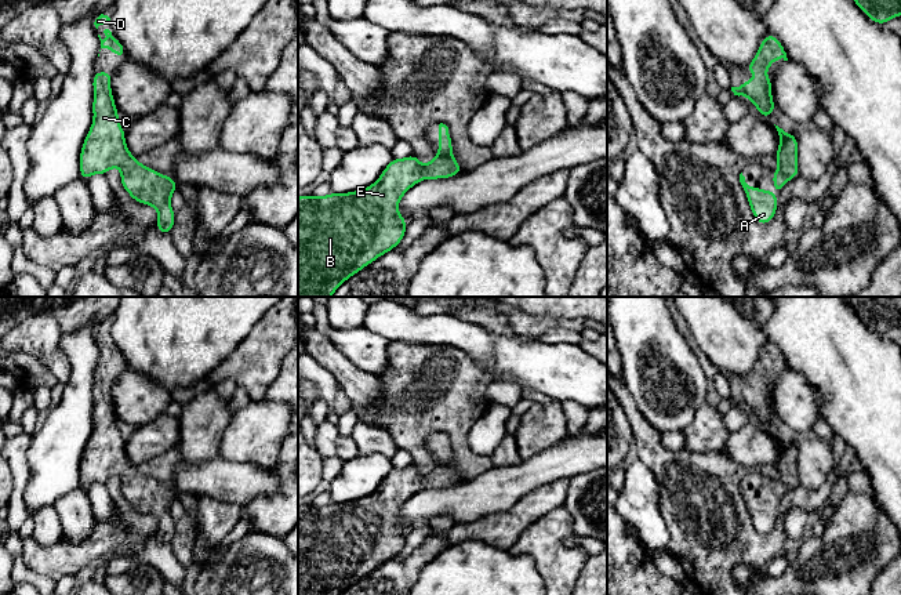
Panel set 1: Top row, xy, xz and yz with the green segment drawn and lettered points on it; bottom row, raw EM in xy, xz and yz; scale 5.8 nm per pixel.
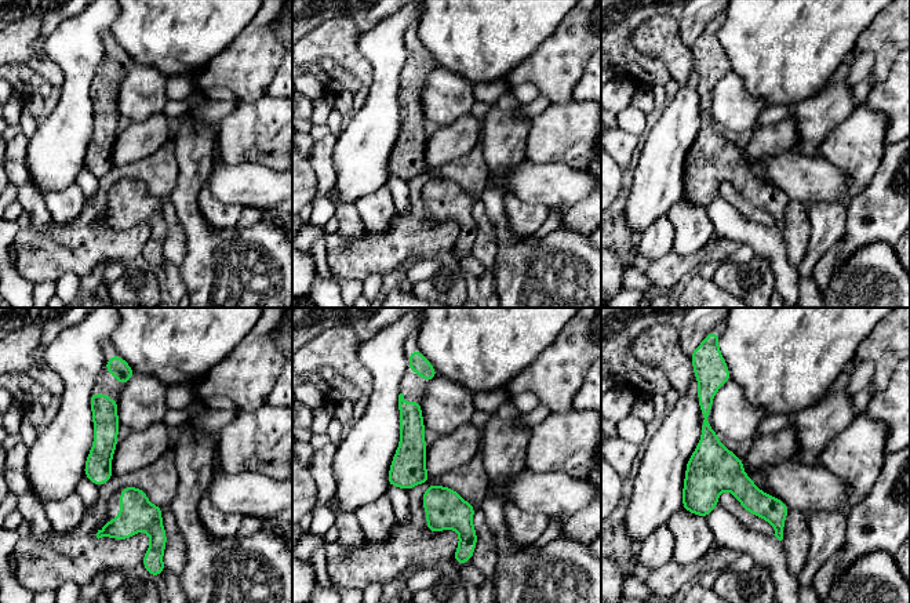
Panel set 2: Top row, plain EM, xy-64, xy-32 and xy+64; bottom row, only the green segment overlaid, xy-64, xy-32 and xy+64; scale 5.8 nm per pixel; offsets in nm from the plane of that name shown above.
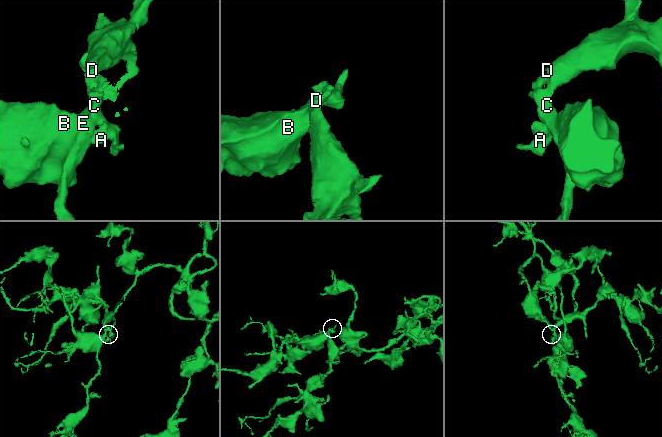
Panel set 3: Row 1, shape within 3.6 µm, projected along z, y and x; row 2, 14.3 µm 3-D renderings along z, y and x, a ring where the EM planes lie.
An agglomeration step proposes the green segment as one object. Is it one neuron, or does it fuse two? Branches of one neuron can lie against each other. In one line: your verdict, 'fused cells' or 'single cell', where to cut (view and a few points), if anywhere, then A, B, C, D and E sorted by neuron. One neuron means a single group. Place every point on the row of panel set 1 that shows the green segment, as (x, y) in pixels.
single cell; cut none; groups A B C D E

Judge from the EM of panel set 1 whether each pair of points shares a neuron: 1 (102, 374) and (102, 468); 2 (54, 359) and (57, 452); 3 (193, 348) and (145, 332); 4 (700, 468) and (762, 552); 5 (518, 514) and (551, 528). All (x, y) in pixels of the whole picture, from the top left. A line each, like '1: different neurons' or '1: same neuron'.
1: same neuron
2: different neurons
3: same neuron
4: same neuron
5: different neurons

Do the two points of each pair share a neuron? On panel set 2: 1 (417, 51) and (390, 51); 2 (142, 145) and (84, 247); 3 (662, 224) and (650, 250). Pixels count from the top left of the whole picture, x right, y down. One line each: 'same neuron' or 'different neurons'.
1: different neurons
2: different neurons
3: same neuron

